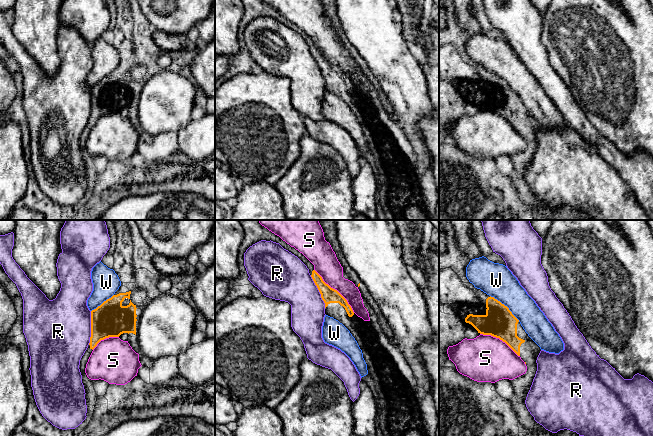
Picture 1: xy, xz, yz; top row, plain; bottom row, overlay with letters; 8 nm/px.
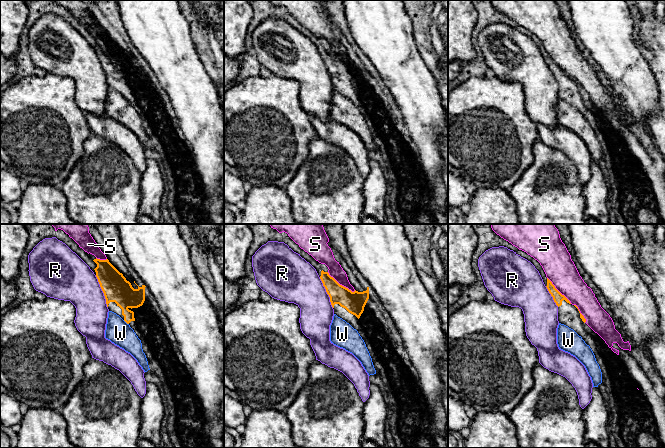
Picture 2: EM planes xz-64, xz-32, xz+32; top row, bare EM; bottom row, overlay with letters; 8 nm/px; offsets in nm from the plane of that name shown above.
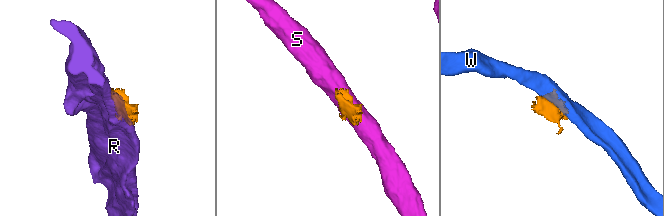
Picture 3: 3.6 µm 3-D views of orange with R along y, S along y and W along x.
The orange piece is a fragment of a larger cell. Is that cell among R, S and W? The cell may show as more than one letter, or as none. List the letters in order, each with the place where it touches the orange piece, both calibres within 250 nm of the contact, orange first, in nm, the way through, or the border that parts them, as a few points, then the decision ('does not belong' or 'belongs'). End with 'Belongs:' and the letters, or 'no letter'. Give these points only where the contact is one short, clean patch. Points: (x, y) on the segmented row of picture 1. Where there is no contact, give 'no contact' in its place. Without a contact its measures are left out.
R: contact xy (91, 328); calibres 280 and 500 nm; does not belong
S: contact xz (334, 289); calibres 130 and 200 nm; belongs
W: contact yz (506, 306); calibres 240 and 280 nm; does not belong
Belongs: S

